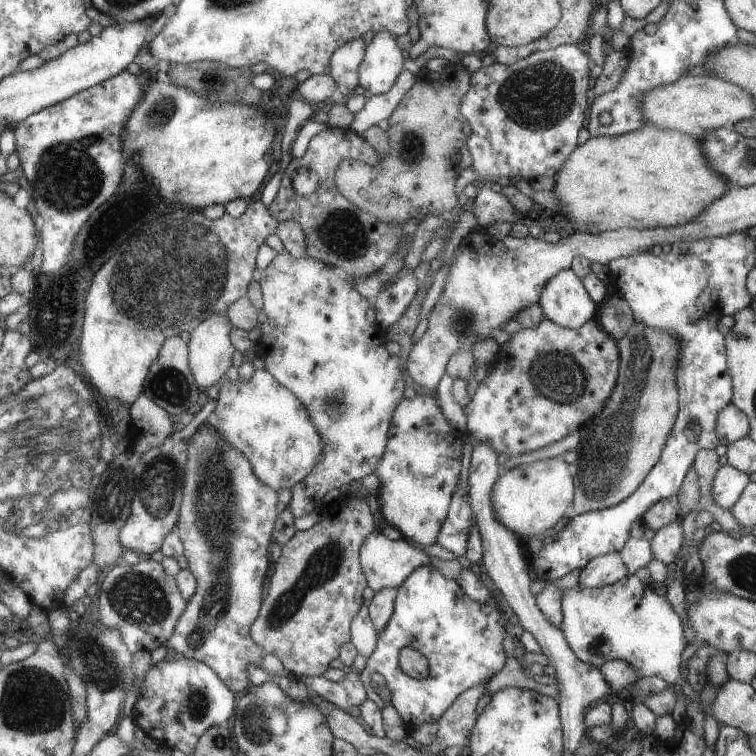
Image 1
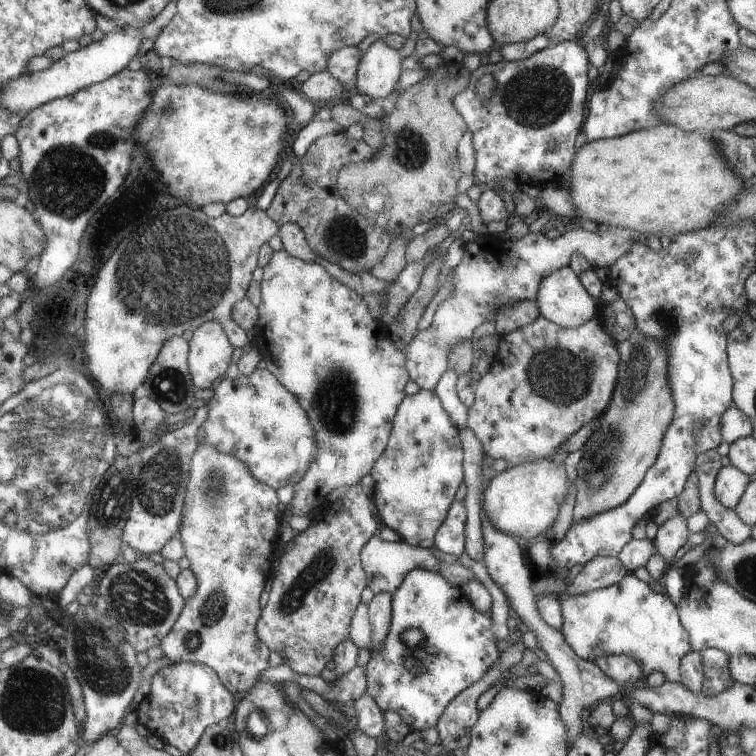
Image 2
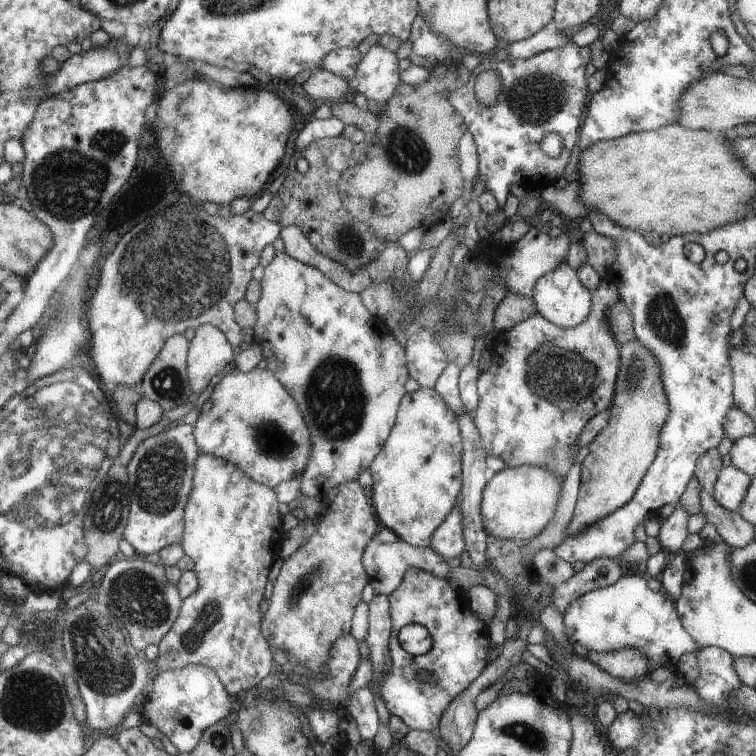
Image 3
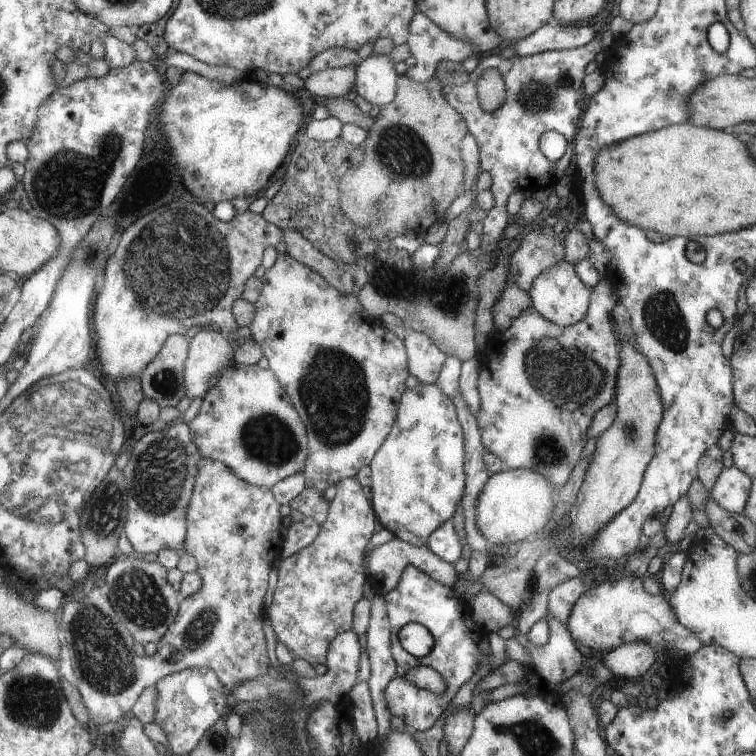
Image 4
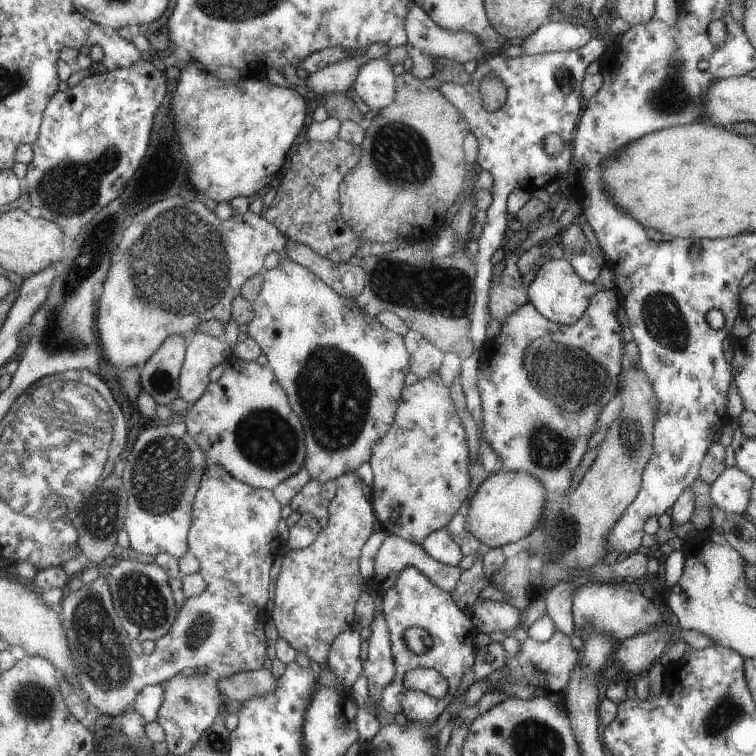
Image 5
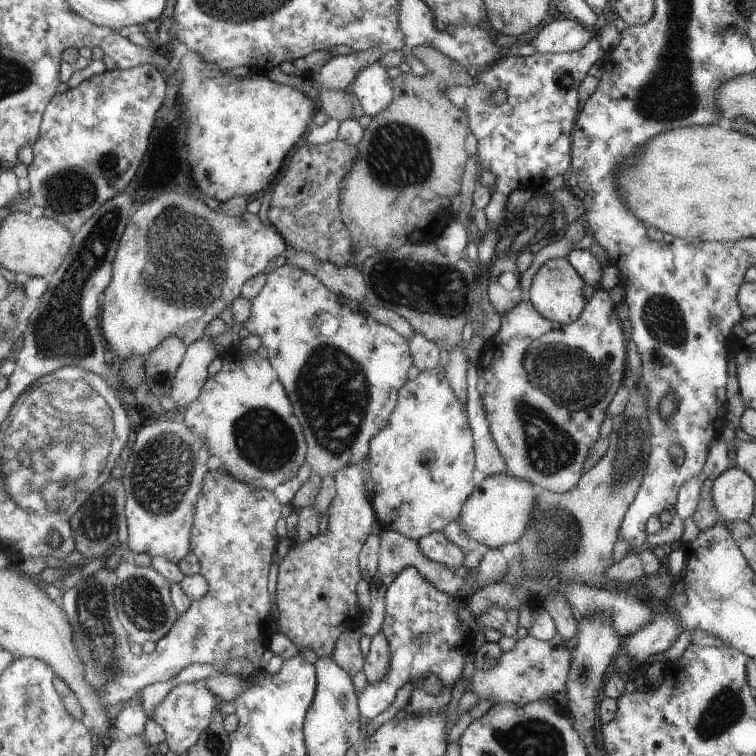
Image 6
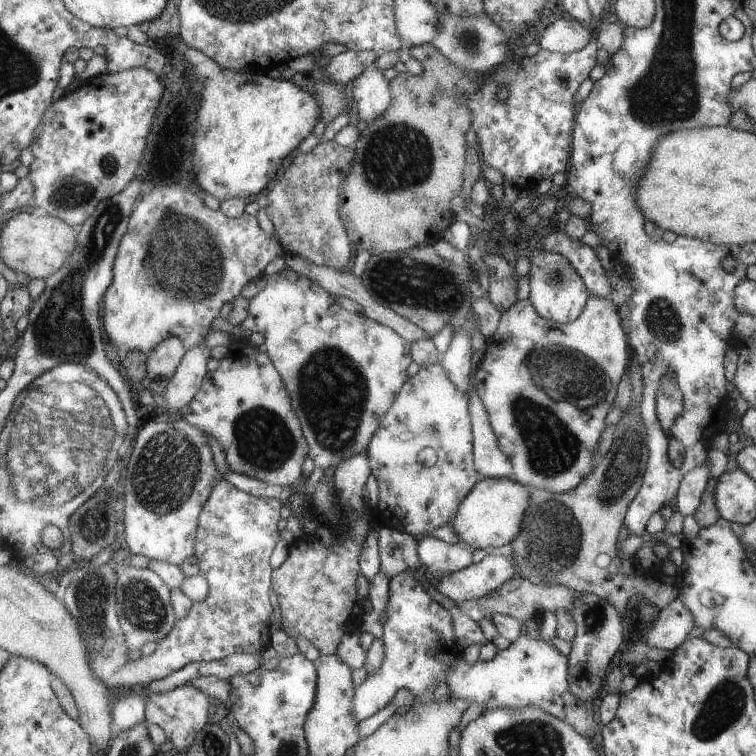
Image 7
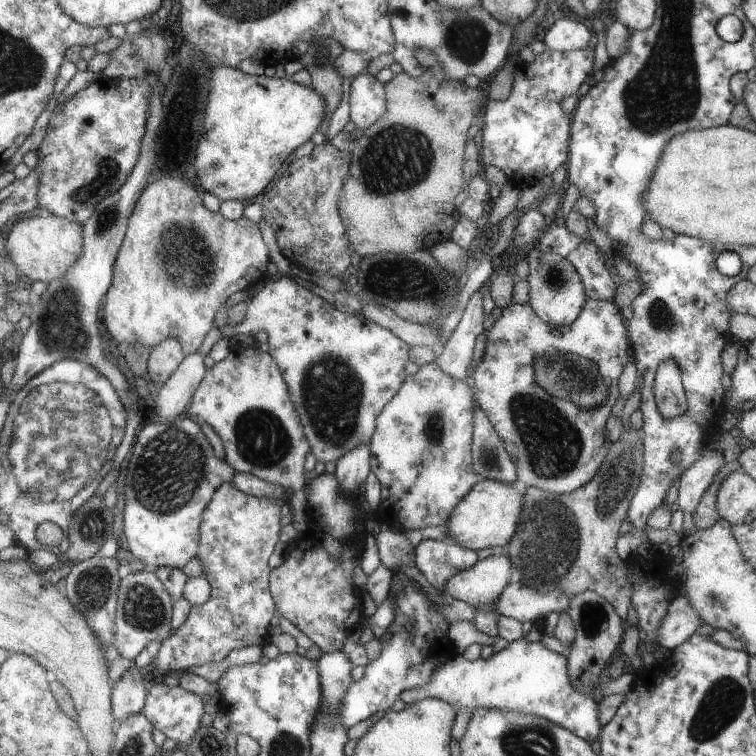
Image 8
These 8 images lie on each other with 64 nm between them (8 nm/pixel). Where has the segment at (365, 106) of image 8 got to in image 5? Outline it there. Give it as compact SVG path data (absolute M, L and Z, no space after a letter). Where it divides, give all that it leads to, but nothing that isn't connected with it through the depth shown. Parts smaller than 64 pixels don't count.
M385 57L369 60L360 68L352 85L353 92L369 110L377 112L394 102L396 84L393 84L393 78Z

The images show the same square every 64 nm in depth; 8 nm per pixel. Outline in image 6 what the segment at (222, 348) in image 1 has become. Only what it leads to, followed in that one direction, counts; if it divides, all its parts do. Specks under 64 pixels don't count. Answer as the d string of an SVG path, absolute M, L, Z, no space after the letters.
M196 338L189 343L184 350L182 361L176 370L171 397L178 406L187 407L199 396L207 378L207 364L220 355L217 354L217 346L205 338Z

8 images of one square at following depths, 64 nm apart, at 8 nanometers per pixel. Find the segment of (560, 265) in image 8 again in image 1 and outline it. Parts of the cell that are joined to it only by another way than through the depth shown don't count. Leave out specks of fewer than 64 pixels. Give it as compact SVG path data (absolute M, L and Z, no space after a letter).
M570 268L560 270L554 274L545 284L540 294L539 306L545 318L568 329L576 329L584 325L589 319L597 317L597 304L589 298L585 290L583 280Z

